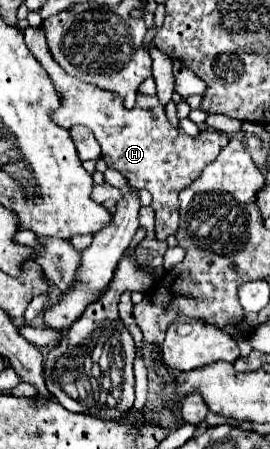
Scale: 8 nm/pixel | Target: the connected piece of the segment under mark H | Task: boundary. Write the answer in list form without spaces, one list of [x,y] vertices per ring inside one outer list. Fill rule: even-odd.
[[[28,26],[24,30],[24,38],[28,50],[38,58],[58,88],[60,106],[52,112],[52,122],[68,130],[74,124],[90,128],[96,134],[108,168],[118,170],[134,188],[146,188],[152,194],[152,208],[156,210],[156,240],[166,240],[170,234],[176,234],[178,192],[196,180],[206,164],[216,160],[220,150],[228,144],[228,136],[216,130],[204,130],[198,138],[190,138],[182,128],[176,128],[168,122],[158,96],[146,96],[138,92],[134,108],[128,110],[118,94],[96,88],[82,80],[74,80],[74,76],[66,74],[64,68],[52,58],[42,26]]]

